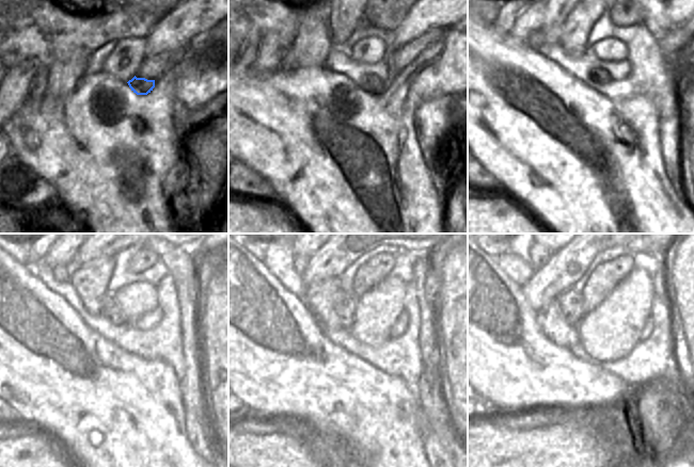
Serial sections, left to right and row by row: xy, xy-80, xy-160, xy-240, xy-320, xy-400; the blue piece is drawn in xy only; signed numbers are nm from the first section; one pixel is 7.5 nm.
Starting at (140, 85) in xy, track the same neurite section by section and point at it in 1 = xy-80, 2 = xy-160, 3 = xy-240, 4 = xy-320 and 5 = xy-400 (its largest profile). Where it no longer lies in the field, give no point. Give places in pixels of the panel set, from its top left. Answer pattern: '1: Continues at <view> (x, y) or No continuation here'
1: Continues at xy-80 (372, 85)
2: Continues at xy-160 (598, 76)
3: Continues at xy-240 (110, 310)
4: Continues at xy-320 (344, 304)
5: Continues at xy-400 (571, 303)

